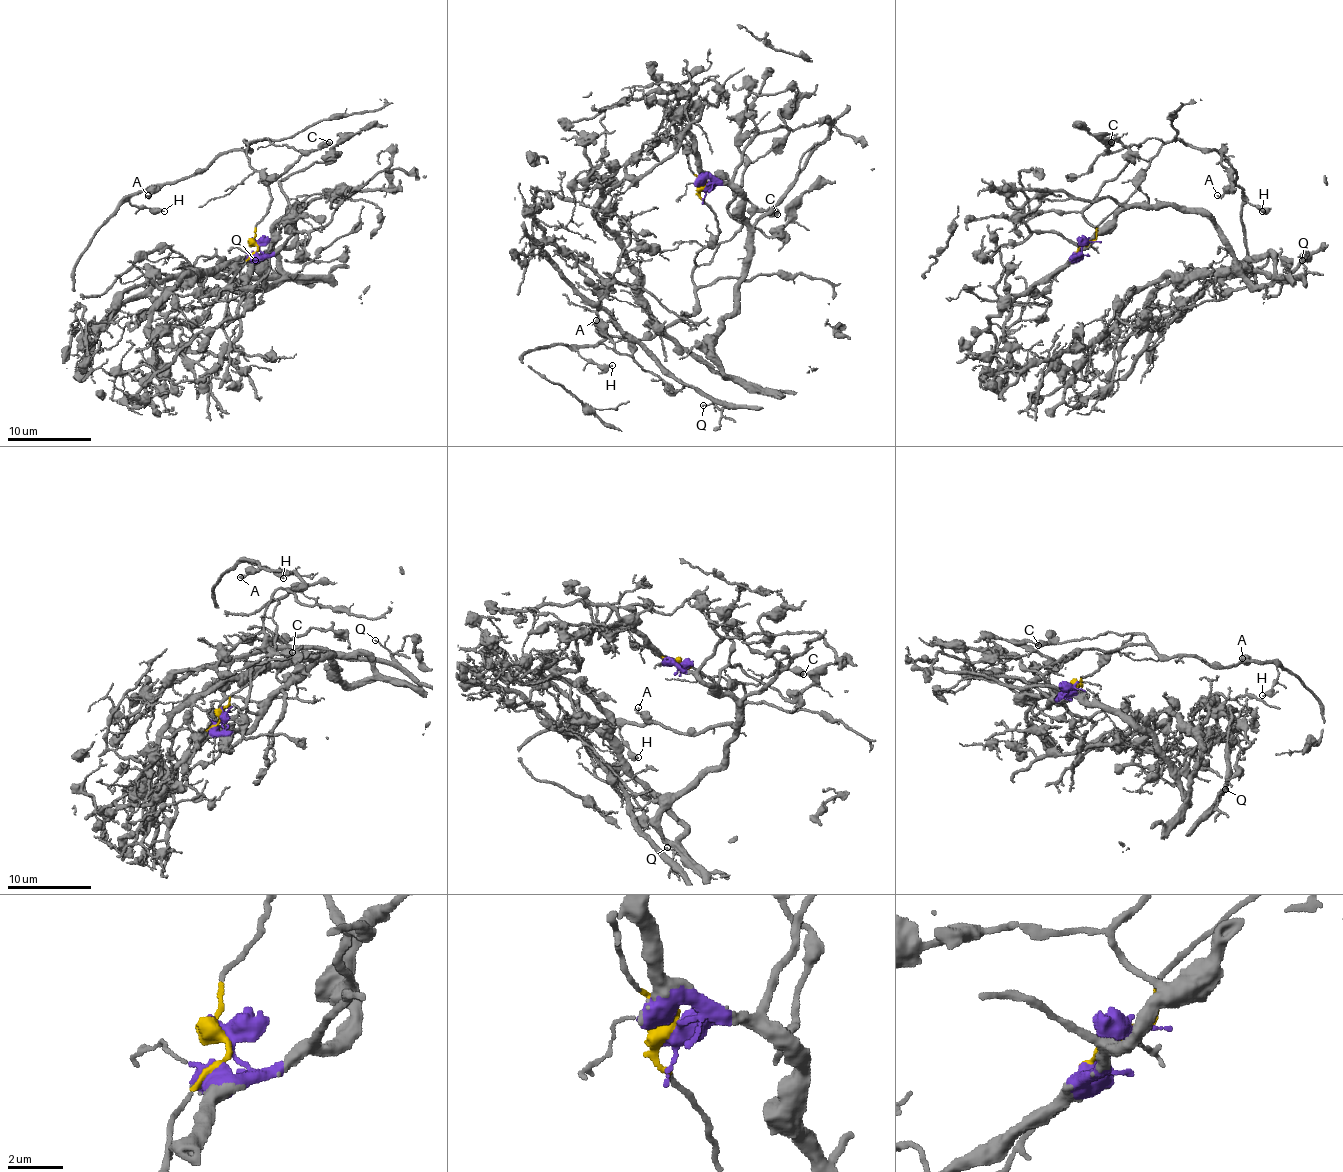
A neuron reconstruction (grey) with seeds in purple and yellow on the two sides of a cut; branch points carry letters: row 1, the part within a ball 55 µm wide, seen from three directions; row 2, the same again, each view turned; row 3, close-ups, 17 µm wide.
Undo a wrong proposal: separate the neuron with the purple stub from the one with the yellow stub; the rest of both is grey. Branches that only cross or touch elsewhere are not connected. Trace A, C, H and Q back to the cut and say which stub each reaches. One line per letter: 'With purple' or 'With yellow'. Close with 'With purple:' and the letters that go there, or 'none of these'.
A: With yellow
C: With yellow
H: With yellow
Q: With purple
With purple: Q

